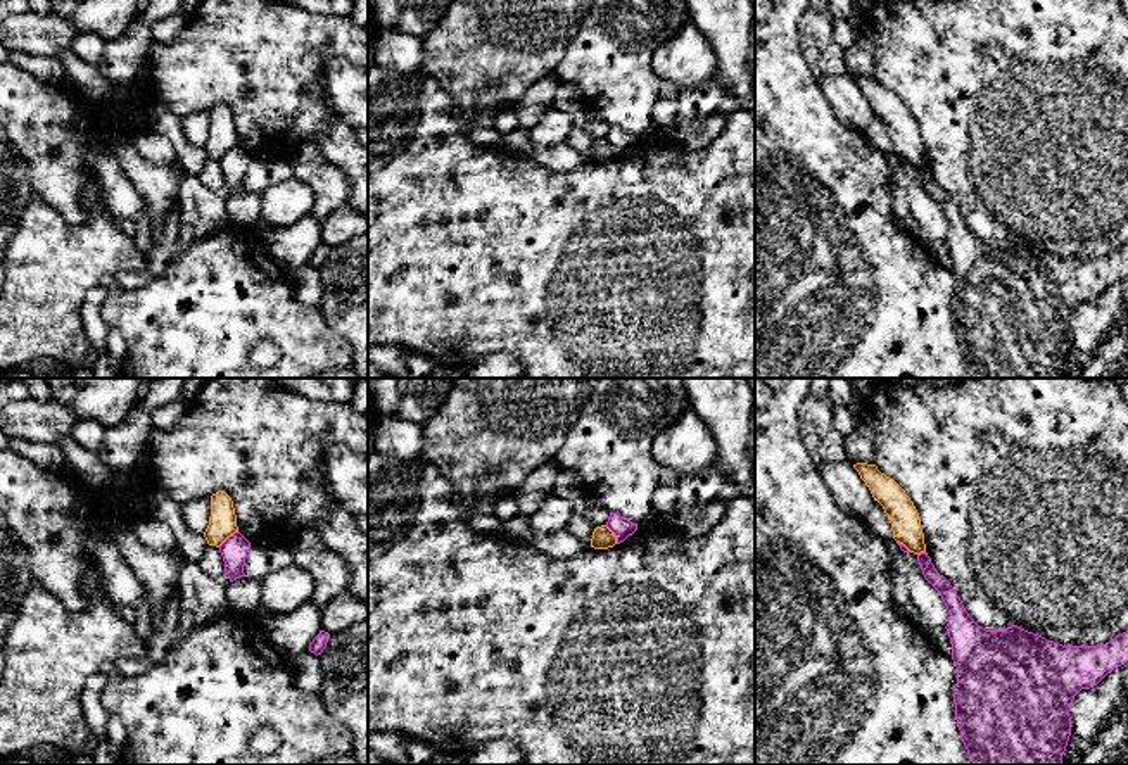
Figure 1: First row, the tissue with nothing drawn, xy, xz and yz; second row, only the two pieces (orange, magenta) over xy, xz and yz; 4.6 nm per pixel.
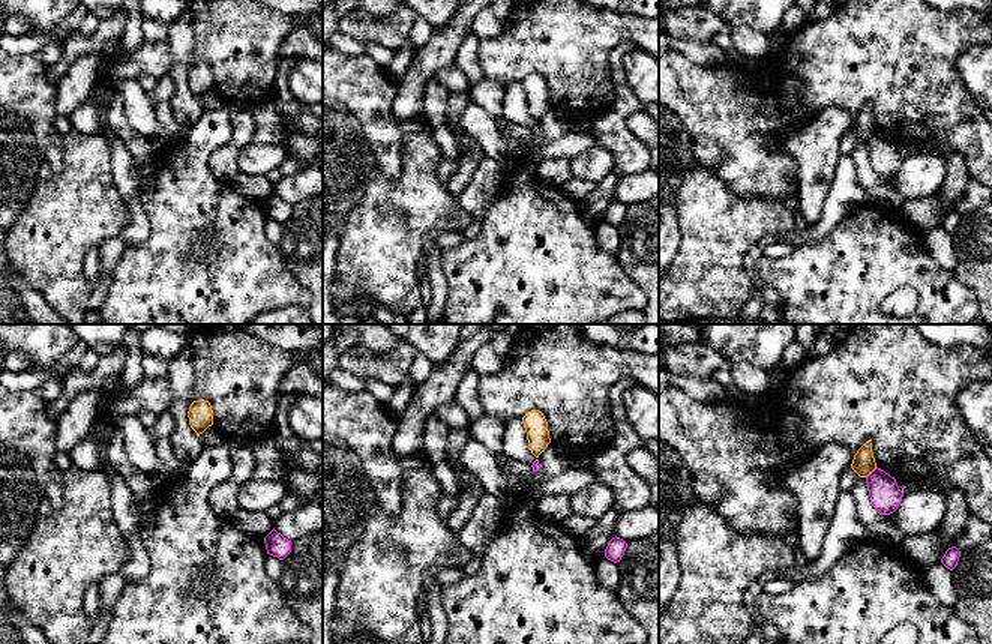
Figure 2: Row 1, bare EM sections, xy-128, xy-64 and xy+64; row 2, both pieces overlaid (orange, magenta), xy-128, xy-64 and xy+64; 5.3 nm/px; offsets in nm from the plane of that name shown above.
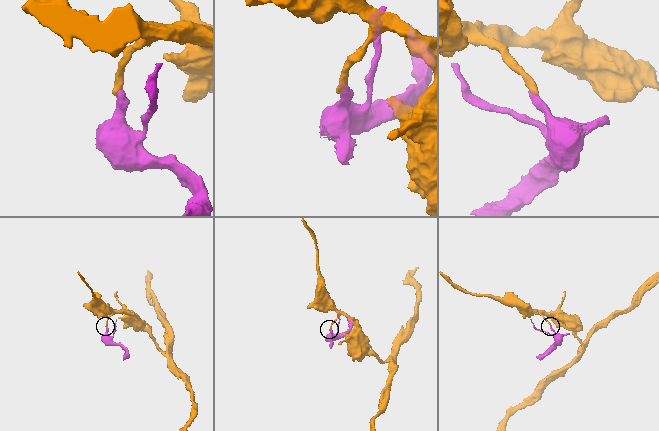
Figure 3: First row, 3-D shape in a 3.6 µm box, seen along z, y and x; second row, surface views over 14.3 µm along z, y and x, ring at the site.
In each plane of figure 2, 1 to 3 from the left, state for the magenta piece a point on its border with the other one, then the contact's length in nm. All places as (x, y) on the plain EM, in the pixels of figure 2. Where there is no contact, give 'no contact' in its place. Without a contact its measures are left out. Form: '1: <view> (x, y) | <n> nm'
1: no contact
2: no contact
3: xy+64 (871, 135) | 90 nm

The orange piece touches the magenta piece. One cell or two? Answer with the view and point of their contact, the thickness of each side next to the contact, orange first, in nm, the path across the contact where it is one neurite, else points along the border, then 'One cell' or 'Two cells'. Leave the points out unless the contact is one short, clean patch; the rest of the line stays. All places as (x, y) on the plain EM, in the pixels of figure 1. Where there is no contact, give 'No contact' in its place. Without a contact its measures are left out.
Touches orange at xy (227, 151). Thickness 130 nm (orange) against 120 nm. Boundary: xy (237, 144), (218, 159). Two cells

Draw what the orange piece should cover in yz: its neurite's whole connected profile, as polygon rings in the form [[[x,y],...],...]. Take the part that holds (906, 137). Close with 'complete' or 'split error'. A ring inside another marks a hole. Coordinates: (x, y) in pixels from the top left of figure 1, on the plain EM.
[[[857,76],[853,81],[888,128],[893,152],[914,168],[926,166],[919,126],[905,104],[876,78]]] | complete

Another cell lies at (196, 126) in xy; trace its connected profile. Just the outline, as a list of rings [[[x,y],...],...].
[[[200,111],[183,117],[183,133],[190,145],[204,147],[209,138],[211,112]]]

